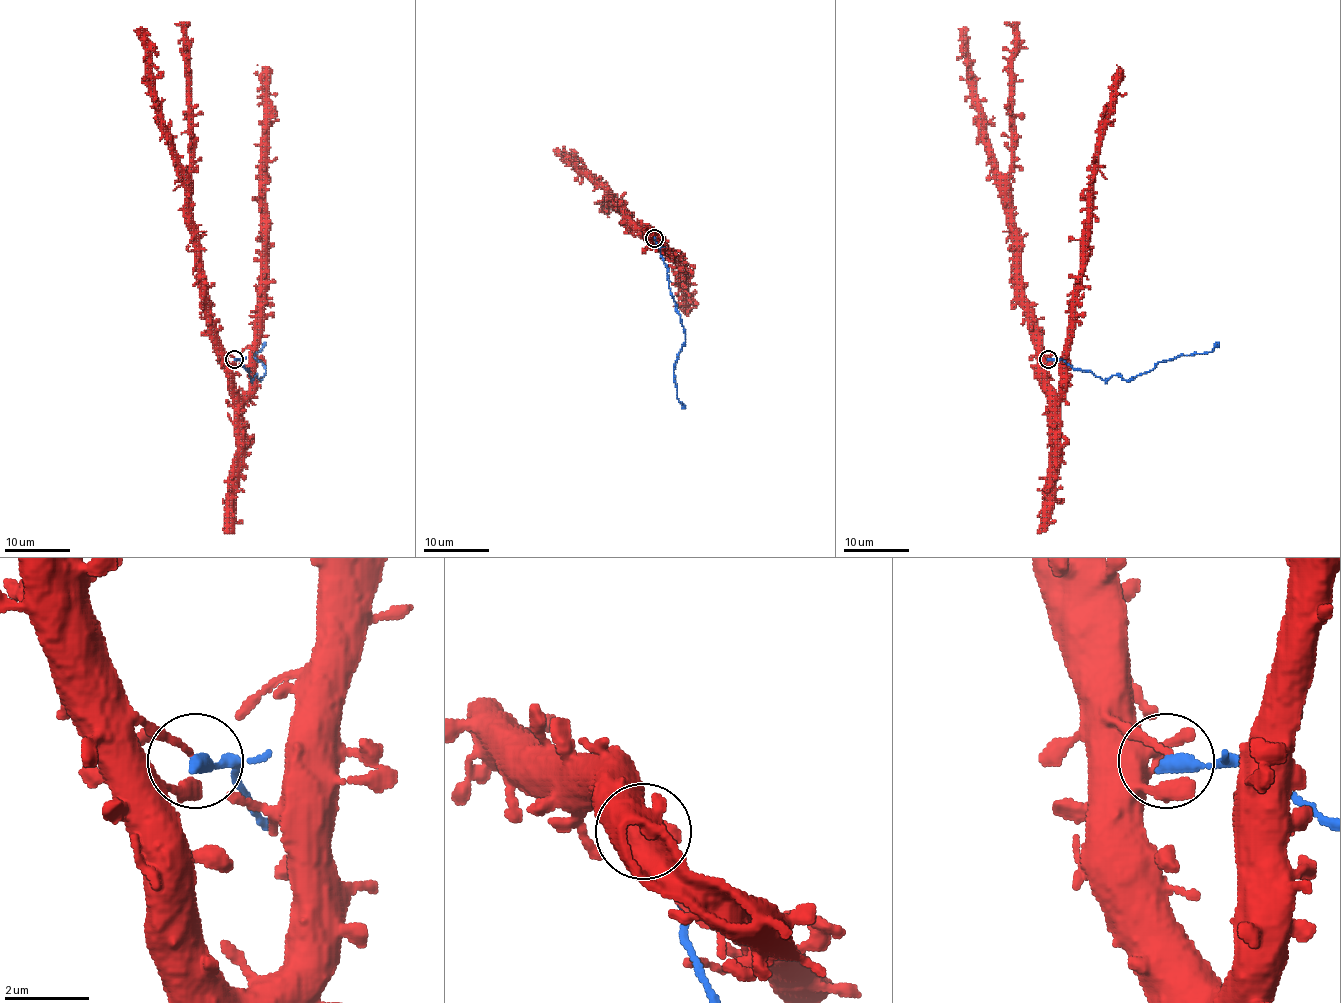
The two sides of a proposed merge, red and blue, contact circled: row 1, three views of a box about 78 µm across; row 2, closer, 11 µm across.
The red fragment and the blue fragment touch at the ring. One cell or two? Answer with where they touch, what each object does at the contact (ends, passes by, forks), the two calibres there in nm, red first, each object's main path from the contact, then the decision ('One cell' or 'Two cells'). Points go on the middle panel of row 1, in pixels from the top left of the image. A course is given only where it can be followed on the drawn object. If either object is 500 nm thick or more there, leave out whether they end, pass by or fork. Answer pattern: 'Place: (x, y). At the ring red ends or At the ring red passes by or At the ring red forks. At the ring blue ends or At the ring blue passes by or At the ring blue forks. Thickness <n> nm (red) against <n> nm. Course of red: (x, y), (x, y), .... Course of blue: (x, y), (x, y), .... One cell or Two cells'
Place: (654, 238). At the ring red ends. At the ring blue ends. Thickness 140 nm (red) against 320 nm. Course of red: (654, 238), (645, 233), (682, 266), (683, 308), (677, 306). Course of blue: (654, 238), (685, 332), (673, 382), (685, 408). Two cells

